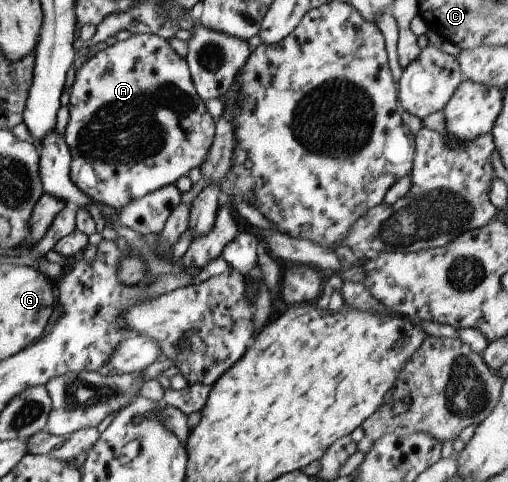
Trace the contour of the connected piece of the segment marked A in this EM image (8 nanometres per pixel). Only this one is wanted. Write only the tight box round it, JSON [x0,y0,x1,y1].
[63,33,215,208]

